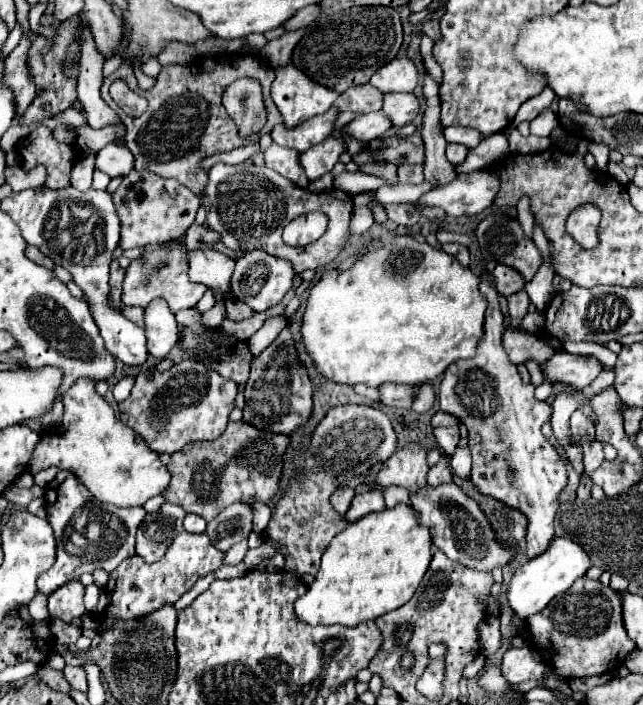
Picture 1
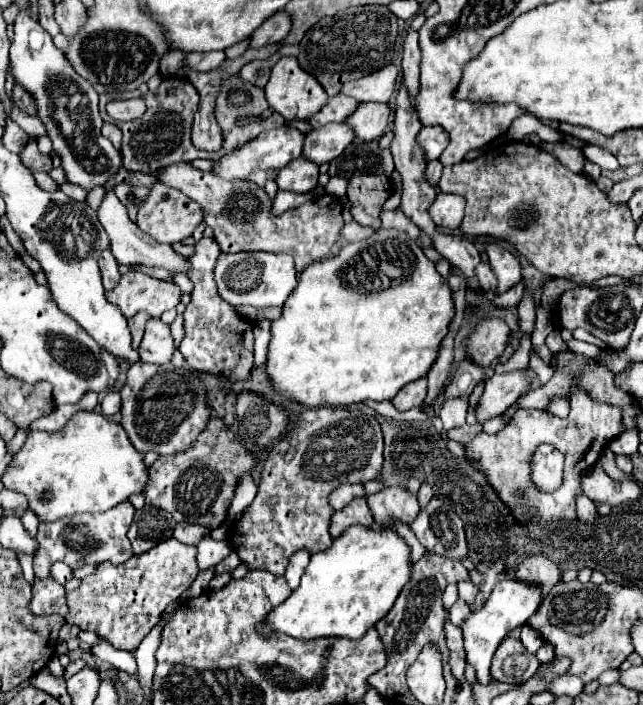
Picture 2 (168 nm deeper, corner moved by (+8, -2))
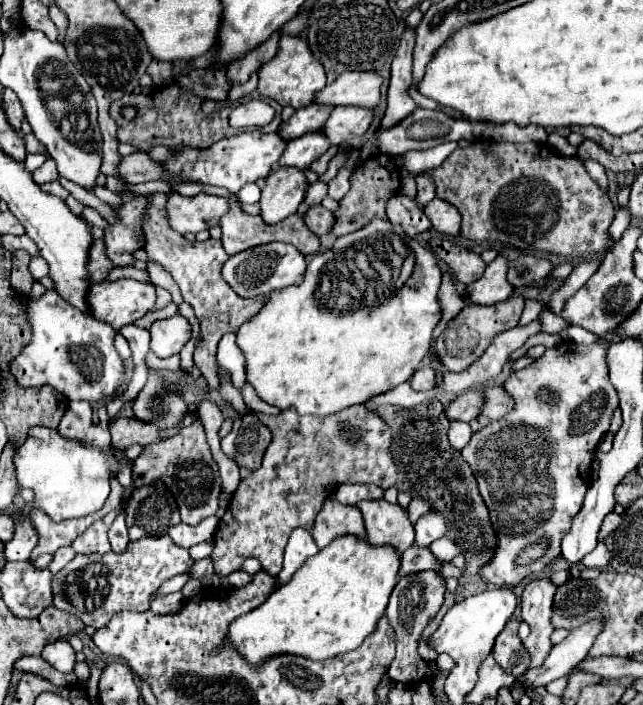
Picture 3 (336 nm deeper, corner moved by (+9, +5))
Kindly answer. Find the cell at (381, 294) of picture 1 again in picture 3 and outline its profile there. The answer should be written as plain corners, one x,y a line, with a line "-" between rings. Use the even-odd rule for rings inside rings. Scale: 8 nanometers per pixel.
374,219
372,223
368,223
364,229
356,231
356,233
350,233
350,235
344,235
344,237
338,237
334,247
326,253
316,253
312,257
312,261
308,263
308,269
306,269
306,277
300,285
294,285
294,287
286,287
286,289
278,289
278,291
272,291
268,303
258,311
256,317
252,317
248,323
242,323
242,327
238,329
236,333
236,345
238,349
242,351
244,355
244,369
246,369
246,379
248,383
254,387
256,395
266,401
268,405
274,405
278,409
290,409
294,407
300,415
330,415
330,413
336,413
336,411
342,411
344,407
350,407
350,405
362,405
366,403
368,399
380,395
380,393
386,393
390,389
394,389
396,385
404,383
404,381
410,381
410,377
414,375
414,371
420,367
420,363
424,361
424,357
430,353
430,345
432,345
432,331
436,327
436,323
440,321
440,305
438,305
438,289
440,289
440,277
442,277
442,271
438,267
438,261
436,257
424,249
420,243
412,241
412,239
406,239
402,227
398,225
392,225
390,221
384,221
384,219
-
396,233
400,237
404,237
404,243
412,249
414,257
416,257
416,265
414,265
414,273
412,277
406,281
406,285
402,289
396,289
394,287
394,281
398,279
400,275
400,265
402,265
402,259
392,251
392,245
390,245
390,235

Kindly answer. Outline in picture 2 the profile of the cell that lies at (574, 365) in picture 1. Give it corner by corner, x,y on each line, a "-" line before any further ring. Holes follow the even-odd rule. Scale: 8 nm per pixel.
515,370
507,374
495,372
487,384
485,392
479,398
479,404
475,408
477,420
487,422
489,418
505,412
521,394
527,394
531,382
527,370

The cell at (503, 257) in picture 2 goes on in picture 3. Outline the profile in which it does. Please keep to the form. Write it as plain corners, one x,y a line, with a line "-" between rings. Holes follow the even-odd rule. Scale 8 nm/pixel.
498,255
484,271
476,283
470,283
466,287
466,297
474,305
494,305
500,301
506,301
512,295
512,285
506,281
508,261

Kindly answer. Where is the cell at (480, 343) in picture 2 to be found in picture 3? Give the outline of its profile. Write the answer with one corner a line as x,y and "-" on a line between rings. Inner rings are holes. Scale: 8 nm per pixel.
510,297
504,303
496,303
490,307
480,307
480,305
468,305
460,311
458,317
452,319
452,323
468,325
474,327
474,331
480,335
480,353
492,343
492,339
518,325
520,315
524,309
524,299
522,297

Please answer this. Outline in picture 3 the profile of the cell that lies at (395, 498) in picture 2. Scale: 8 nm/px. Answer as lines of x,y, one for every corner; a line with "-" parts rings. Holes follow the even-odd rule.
386,499
358,501
366,525
366,541
374,547
390,545
398,553
414,545
414,527
408,513
400,505
392,505

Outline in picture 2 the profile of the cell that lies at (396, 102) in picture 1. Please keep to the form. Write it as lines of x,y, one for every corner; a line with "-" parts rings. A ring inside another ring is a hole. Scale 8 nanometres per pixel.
365,102
361,104
347,120
347,124
355,130
355,136
359,140
371,142
383,136
387,122
391,116
391,108
389,104
381,104
381,102

